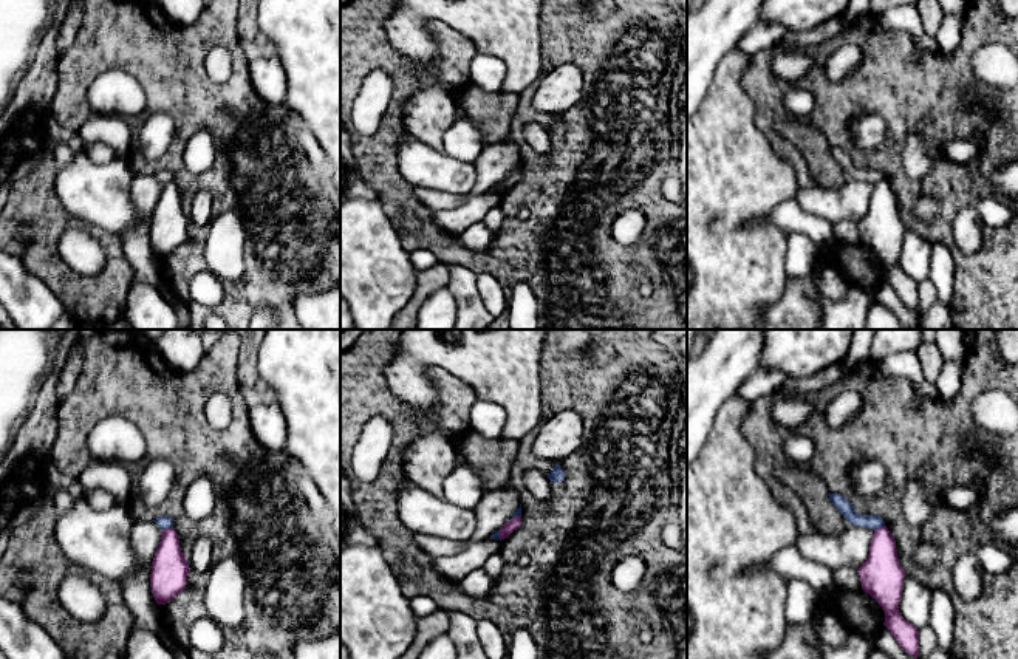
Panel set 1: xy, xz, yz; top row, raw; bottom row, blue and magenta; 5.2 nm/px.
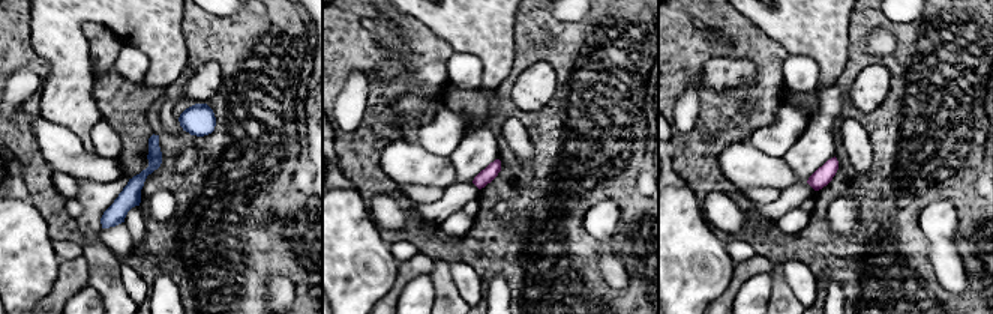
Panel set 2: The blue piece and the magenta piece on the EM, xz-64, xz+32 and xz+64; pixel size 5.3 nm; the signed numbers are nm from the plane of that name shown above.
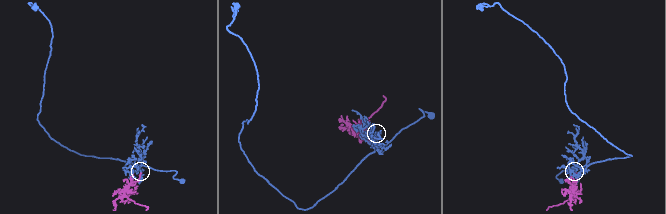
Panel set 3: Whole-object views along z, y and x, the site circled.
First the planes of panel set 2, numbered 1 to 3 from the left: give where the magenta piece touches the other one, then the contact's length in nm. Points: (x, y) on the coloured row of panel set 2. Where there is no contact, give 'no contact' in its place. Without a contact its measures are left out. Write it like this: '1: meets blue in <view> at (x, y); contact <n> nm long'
1: no contact
2: no contact
3: no contact

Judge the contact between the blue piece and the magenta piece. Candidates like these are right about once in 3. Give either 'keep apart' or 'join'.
keep apart

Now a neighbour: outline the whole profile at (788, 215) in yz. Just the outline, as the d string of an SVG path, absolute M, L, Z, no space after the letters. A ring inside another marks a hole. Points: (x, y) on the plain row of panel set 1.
M795 198L783 200L767 217L753 218L746 226L750 227L760 223L770 223L784 234L803 234L811 238L818 251L828 249L835 240L832 232L834 223L808 213Z

